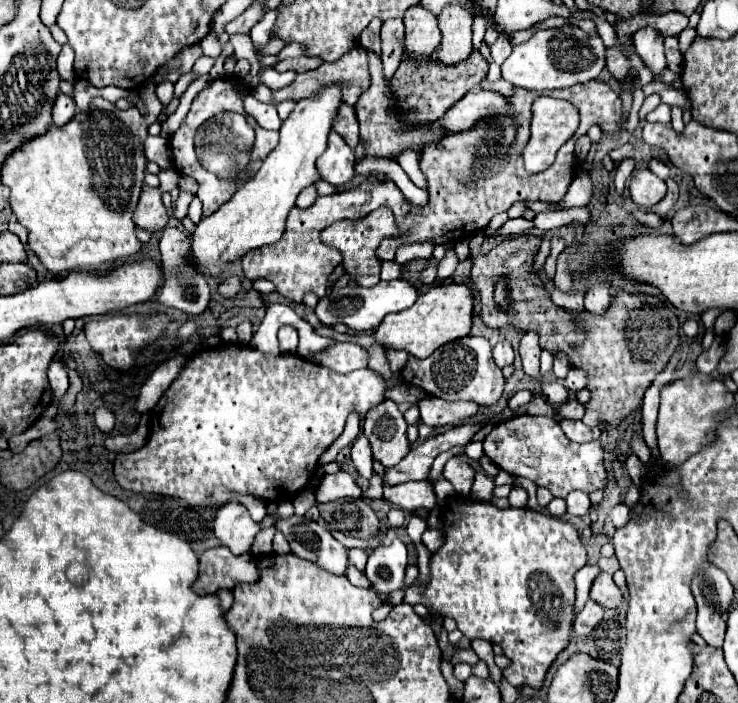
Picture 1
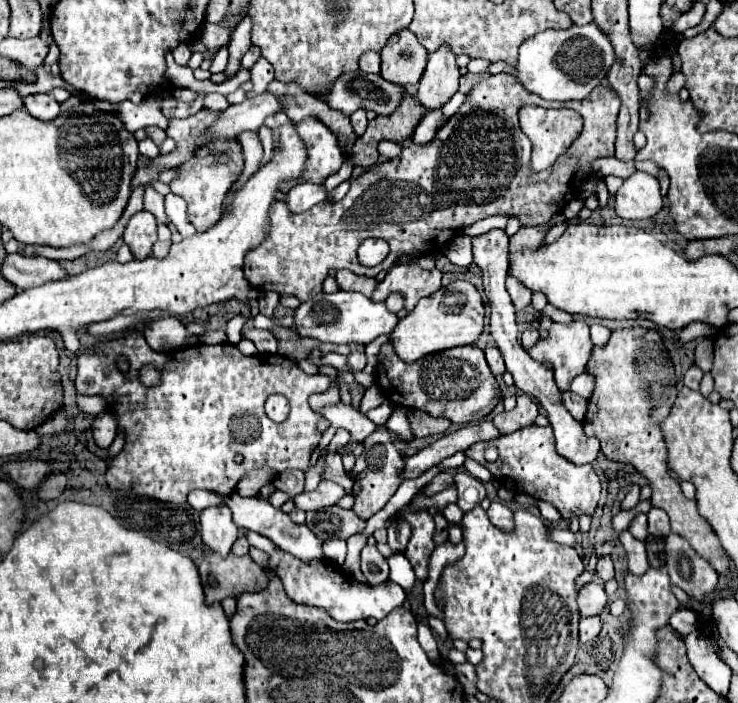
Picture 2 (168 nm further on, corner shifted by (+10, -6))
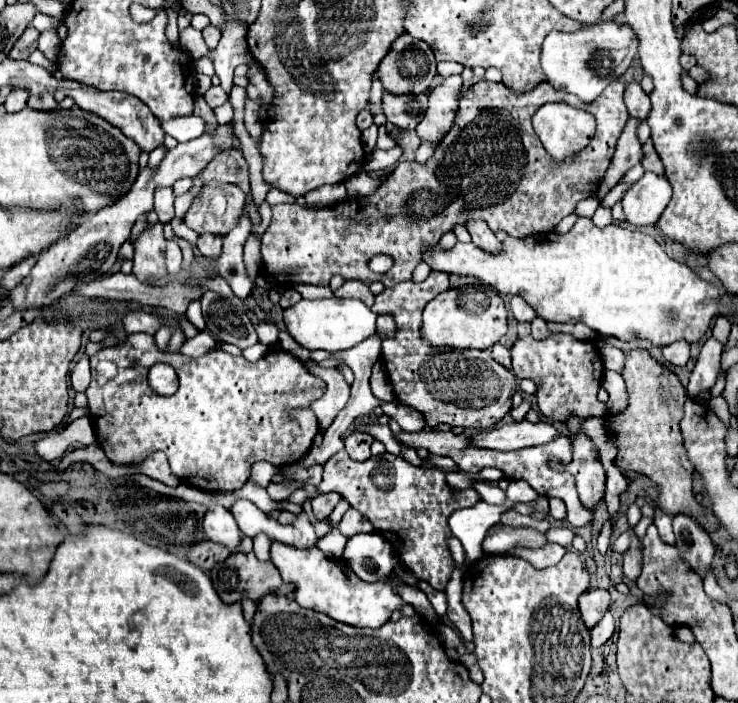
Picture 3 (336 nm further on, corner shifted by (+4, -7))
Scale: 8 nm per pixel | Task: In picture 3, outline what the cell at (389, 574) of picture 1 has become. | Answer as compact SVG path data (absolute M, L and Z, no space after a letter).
M359 533L347 539L343 561L347 561L355 575L365 583L389 577L397 567L397 557L391 545L379 533Z

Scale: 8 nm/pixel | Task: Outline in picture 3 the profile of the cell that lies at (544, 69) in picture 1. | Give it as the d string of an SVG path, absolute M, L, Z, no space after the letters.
M615 21L585 25L585 29L575 33L551 31L544 39L540 64L547 75L547 83L559 91L575 93L581 101L591 103L613 79L621 77L631 67L639 47L637 43L639 39L635 39L635 31Z

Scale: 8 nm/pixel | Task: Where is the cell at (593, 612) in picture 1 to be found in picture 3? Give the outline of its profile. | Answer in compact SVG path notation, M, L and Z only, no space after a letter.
M605 613L603 619L591 629L591 647L601 647L615 633L615 619L611 613Z

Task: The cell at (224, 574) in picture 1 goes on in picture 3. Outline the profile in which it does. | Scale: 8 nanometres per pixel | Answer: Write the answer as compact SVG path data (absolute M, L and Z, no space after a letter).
M231 553L223 563L215 565L215 569L209 573L211 581L213 581L213 587L217 589L219 597L225 601L225 603L237 603L237 601L243 601L243 599L253 599L253 601L259 601L263 595L269 595L269 593L281 593L281 595L289 595L293 593L293 587L291 583L283 581L277 567L267 561L259 561L255 557L255 553Z

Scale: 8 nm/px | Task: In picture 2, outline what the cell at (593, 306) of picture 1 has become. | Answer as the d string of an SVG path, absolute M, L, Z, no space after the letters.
M591 324L591 340L597 344L597 346L603 346L607 340L609 340L609 328L601 326L601 324Z

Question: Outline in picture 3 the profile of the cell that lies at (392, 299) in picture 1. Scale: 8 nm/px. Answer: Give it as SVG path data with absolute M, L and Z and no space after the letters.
M331 297L331 299L317 299L317 301L301 299L297 305L287 307L283 311L283 321L285 321L285 327L287 327L289 335L301 347L305 347L309 351L323 349L323 351L335 353L335 351L351 349L357 343L371 337L375 333L377 315L359 299Z

